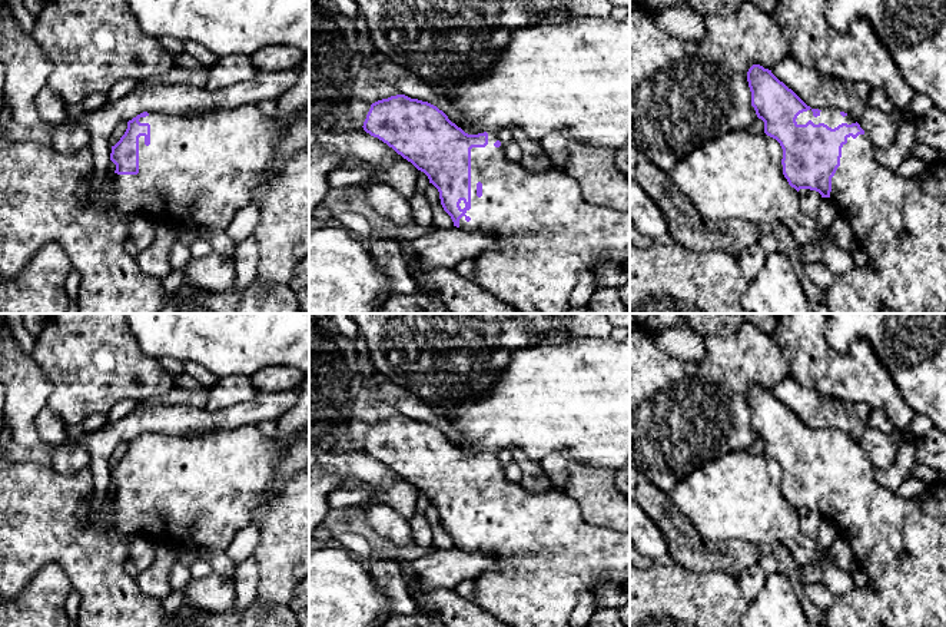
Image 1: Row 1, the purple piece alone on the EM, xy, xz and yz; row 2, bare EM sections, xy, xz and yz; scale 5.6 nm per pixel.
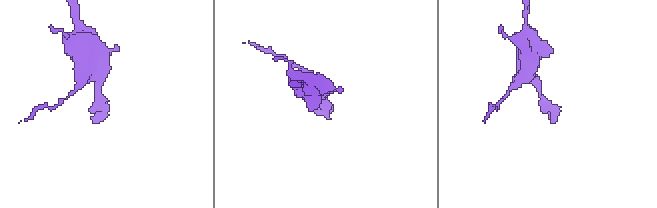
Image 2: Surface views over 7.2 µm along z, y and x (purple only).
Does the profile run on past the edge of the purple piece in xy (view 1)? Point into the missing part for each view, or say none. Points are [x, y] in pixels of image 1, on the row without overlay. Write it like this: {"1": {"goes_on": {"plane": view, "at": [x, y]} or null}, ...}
{"1": {"goes_on": {"plane": "xy", "at": [198, 491]}}}

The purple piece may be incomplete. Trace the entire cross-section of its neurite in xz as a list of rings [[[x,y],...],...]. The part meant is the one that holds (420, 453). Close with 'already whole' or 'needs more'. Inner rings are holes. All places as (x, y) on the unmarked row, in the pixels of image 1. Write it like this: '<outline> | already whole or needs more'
[[[405,415],[391,417],[371,425],[364,449],[325,452],[316,464],[323,472],[341,478],[339,488],[366,488],[374,491],[379,504],[395,510],[409,520],[416,507],[416,494],[424,492],[438,512],[444,531],[454,547],[467,553],[487,553],[501,558],[501,570],[475,580],[474,604],[509,627],[571,627],[571,613],[578,596],[597,580],[630,588],[630,530],[613,531],[585,522],[578,504],[564,491],[531,492],[508,481],[497,455],[468,455],[437,427]]] | needs more

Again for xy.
[[[255,425],[236,427],[233,429],[222,429],[212,432],[202,432],[193,437],[187,435],[165,435],[159,432],[143,432],[127,442],[127,449],[120,461],[112,467],[110,481],[116,485],[114,492],[109,492],[102,504],[96,502],[96,488],[90,467],[83,468],[77,474],[64,475],[56,471],[53,467],[46,467],[31,462],[24,454],[16,457],[11,461],[0,465],[0,601],[13,600],[19,597],[23,590],[30,584],[37,571],[46,564],[57,564],[69,577],[72,590],[76,590],[80,596],[80,606],[77,611],[77,627],[162,627],[165,617],[165,607],[162,600],[145,594],[133,575],[125,570],[125,561],[130,558],[127,540],[130,537],[145,537],[155,544],[165,544],[175,547],[179,551],[192,548],[212,548],[226,553],[235,534],[252,524],[256,524],[260,531],[259,544],[253,553],[256,563],[259,564],[259,583],[256,600],[268,607],[283,606],[288,607],[298,584],[309,575],[309,471],[301,470],[291,474],[286,480],[282,480],[276,472],[276,468],[286,458],[288,449],[299,441],[309,441],[309,427],[296,434],[286,444],[278,444],[272,438],[260,434]],[[87,502],[87,514],[84,524],[82,525],[77,518],[79,505]],[[262,505],[269,505],[268,512],[259,522],[253,521],[255,511]]] | needs more

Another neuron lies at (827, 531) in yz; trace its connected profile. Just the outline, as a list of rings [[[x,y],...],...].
[[[821,518],[819,525],[817,547],[821,554],[824,554],[829,545],[839,537],[839,530],[830,518]]]

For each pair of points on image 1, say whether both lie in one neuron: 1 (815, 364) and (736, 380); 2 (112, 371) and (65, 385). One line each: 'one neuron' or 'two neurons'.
1: two neurons
2: one neuron

